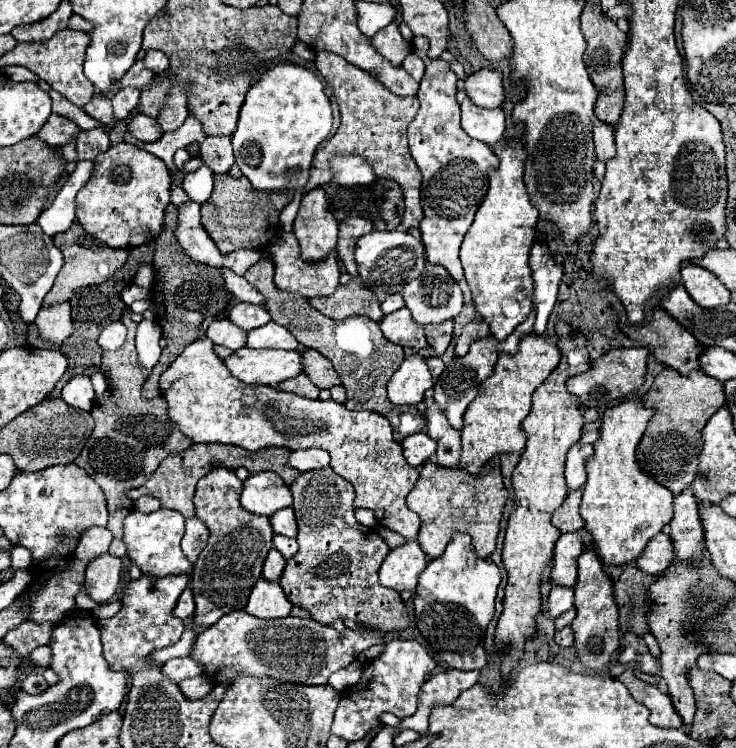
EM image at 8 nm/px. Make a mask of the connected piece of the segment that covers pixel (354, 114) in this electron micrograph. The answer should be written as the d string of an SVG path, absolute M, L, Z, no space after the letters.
M316 52L316 58L320 62L322 76L336 98L340 106L340 116L342 124L338 132L322 146L322 150L316 152L312 168L310 168L310 180L306 182L302 194L326 184L332 180L332 168L330 168L330 158L340 154L340 156L362 156L374 170L376 178L388 178L396 180L402 186L404 192L404 202L406 210L402 216L402 226L406 230L418 228L420 220L424 218L422 204L420 204L420 170L414 164L410 150L408 150L408 140L406 140L406 128L410 120L414 120L418 112L418 98L398 98L394 96L388 88L384 88L376 78L372 78L368 72L354 68L340 56L328 54L328 52Z

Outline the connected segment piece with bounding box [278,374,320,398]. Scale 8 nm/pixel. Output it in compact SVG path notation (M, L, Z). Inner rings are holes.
M300 374L300 376L292 378L292 380L280 382L278 388L284 390L284 392L294 392L294 394L304 396L304 398L318 398L318 394L320 394L320 388L316 388L306 374Z

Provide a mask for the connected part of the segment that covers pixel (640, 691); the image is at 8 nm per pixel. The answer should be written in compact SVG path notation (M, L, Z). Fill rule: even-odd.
M626 668L618 676L618 680L630 690L630 694L636 702L644 704L650 710L650 716L648 716L650 724L666 726L666 728L682 728L682 720L674 712L674 706L672 706L672 700L668 694L660 692L654 684L648 684L648 682L642 682L640 678L636 678L630 668Z

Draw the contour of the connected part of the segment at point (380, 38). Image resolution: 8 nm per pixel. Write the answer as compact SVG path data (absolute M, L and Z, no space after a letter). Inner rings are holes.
M396 20L392 22L392 28L384 28L372 38L374 48L392 64L402 64L402 60L410 54L410 44L402 38Z

